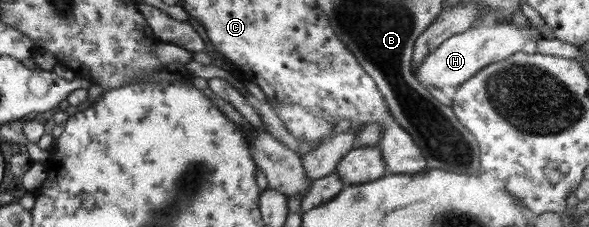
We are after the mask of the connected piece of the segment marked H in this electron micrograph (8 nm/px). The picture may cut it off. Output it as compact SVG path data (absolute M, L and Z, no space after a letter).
M484 22L442 41L441 46L431 52L413 73L421 85L428 90L437 87L446 93L451 93L486 65L497 63L508 59L517 52L522 52L527 43L530 41L533 43L542 36L534 26L529 29L521 29L521 27L513 27L506 22Z

